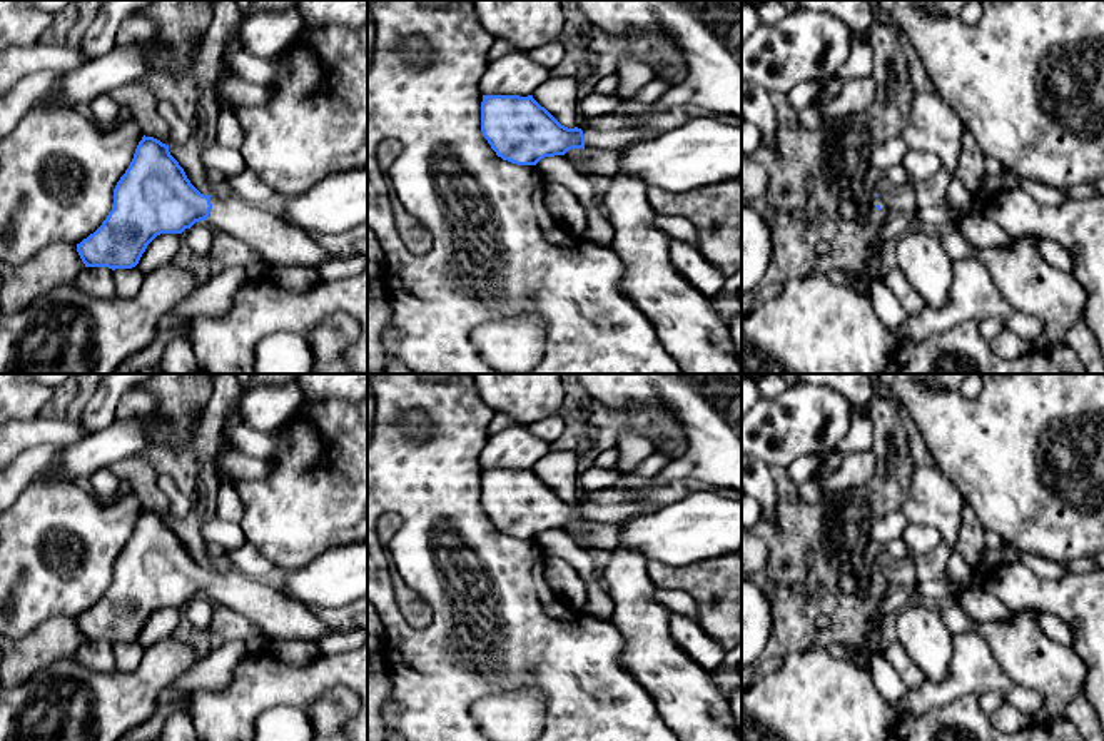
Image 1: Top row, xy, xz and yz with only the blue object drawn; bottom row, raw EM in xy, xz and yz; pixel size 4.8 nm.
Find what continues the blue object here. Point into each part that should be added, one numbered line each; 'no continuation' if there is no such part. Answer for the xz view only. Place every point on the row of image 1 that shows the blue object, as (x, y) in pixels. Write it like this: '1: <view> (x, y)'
1: xz (610, 131)

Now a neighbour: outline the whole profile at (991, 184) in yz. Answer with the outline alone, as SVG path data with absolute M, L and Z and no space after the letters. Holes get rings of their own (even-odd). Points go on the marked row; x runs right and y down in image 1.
M1005 170L1004 174L997 175L985 174L975 194L975 199L985 202L989 197L1012 189L1019 189L1019 179L1012 172Z

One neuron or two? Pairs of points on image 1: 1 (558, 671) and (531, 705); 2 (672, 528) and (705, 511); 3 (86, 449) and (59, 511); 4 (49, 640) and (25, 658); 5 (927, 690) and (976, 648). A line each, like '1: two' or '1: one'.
1: two
2: one
3: two
4: one
5: one

